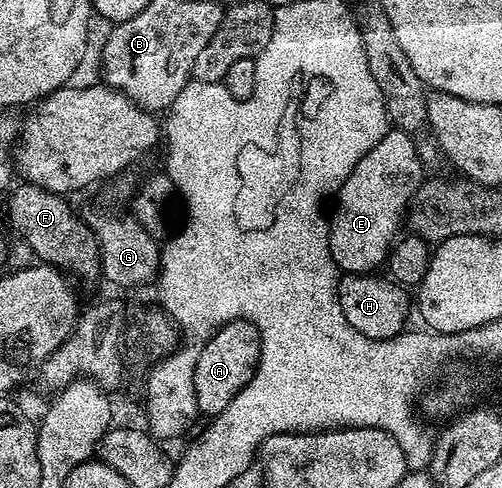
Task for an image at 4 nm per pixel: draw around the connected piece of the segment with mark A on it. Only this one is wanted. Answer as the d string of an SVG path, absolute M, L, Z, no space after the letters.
M236 318L234 322L224 322L212 333L211 337L202 343L199 354L194 355L195 371L193 372L193 384L195 385L195 404L200 415L209 414L216 416L229 407L230 401L242 389L245 389L254 378L261 356L261 336L252 322L246 322L244 318Z

